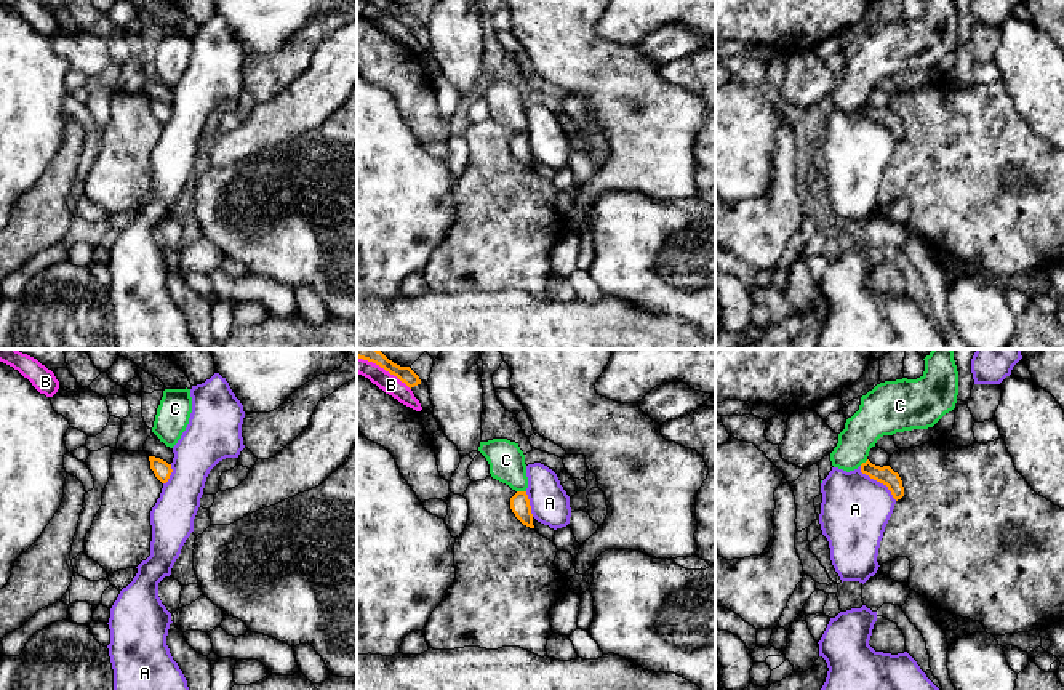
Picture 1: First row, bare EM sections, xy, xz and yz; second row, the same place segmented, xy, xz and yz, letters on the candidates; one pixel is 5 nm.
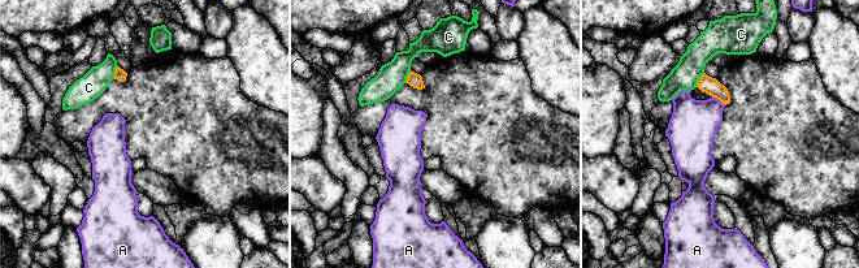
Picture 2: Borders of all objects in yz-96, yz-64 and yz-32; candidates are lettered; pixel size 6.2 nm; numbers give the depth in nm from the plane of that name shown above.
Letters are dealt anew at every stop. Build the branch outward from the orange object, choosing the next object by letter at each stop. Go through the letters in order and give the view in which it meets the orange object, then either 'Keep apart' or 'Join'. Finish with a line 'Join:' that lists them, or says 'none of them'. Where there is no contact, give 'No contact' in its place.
A: Touches orange in yz. Keep apart
B: Touches orange in xz. Keep apart
C: Touches orange in xz. Keep apart
Join: none of them

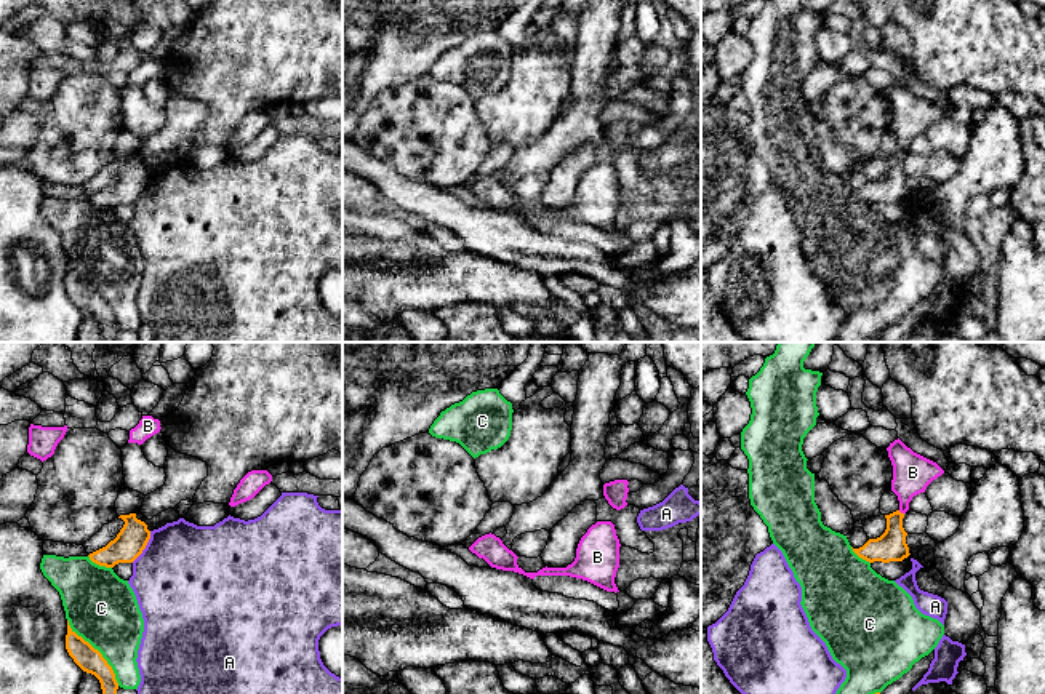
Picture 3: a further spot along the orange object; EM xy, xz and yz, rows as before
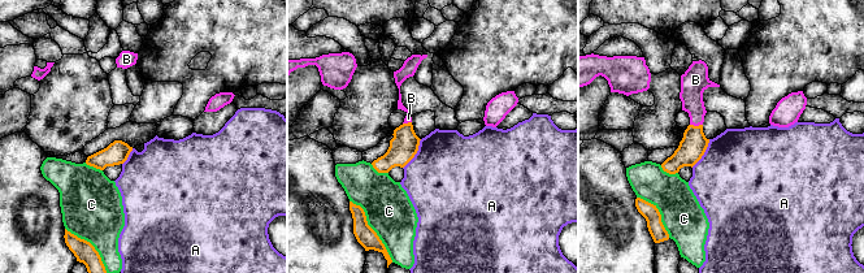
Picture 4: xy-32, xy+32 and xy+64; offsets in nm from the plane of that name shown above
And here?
A: Touches orange in xy. Keep apart
B: Touches orange in yz. Join
C: Touches orange in xy. Keep apart
Join: B

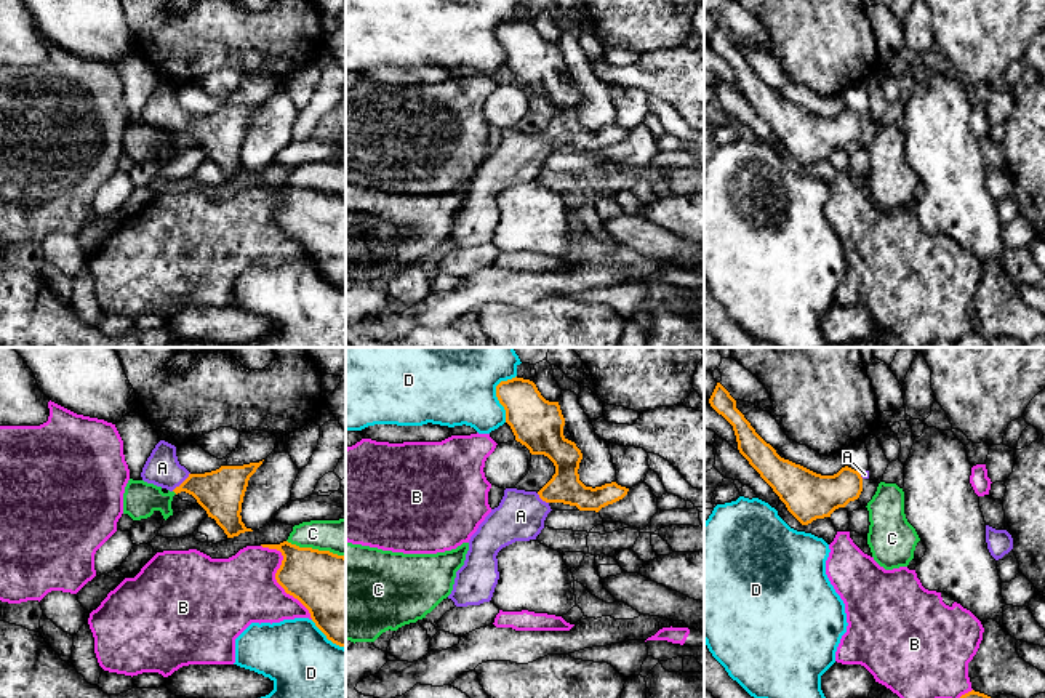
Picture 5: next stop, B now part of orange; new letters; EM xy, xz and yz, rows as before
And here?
A: Touches orange in xy. Join
B: Touches orange in xy. Keep apart
C: Touches orange in xy. Keep apart
D: Touches orange in xz. Keep apart
Join: A

